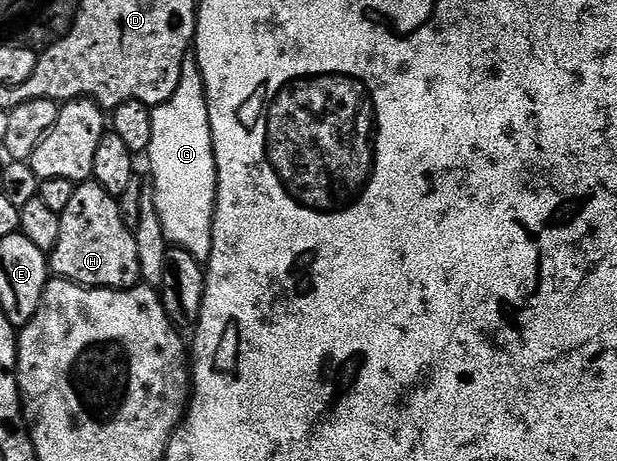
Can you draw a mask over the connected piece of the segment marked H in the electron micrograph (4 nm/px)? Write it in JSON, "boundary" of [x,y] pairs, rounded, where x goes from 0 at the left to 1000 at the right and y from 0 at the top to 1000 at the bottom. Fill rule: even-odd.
{"boundary":[[[151,390],[123,401],[112,451],[96,466],[99,512],[79,547],[79,586],[128,620],[164,629],[209,629],[227,618],[222,521],[196,477],[191,436]]]}

